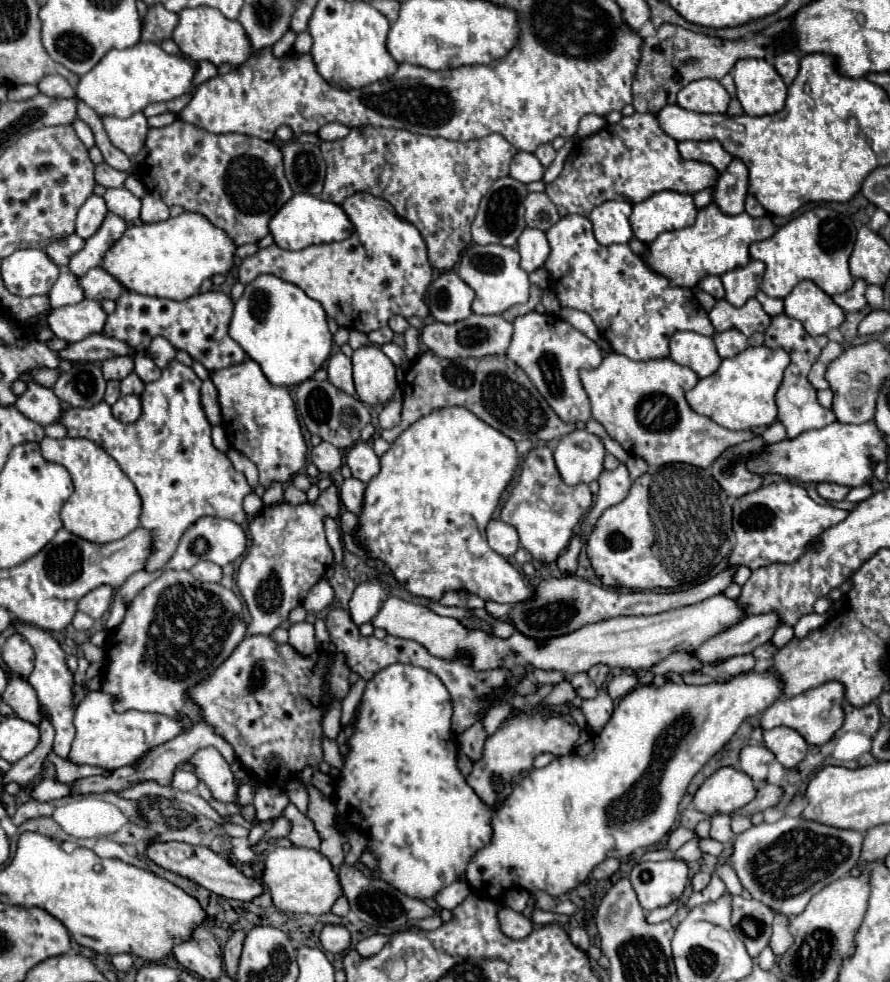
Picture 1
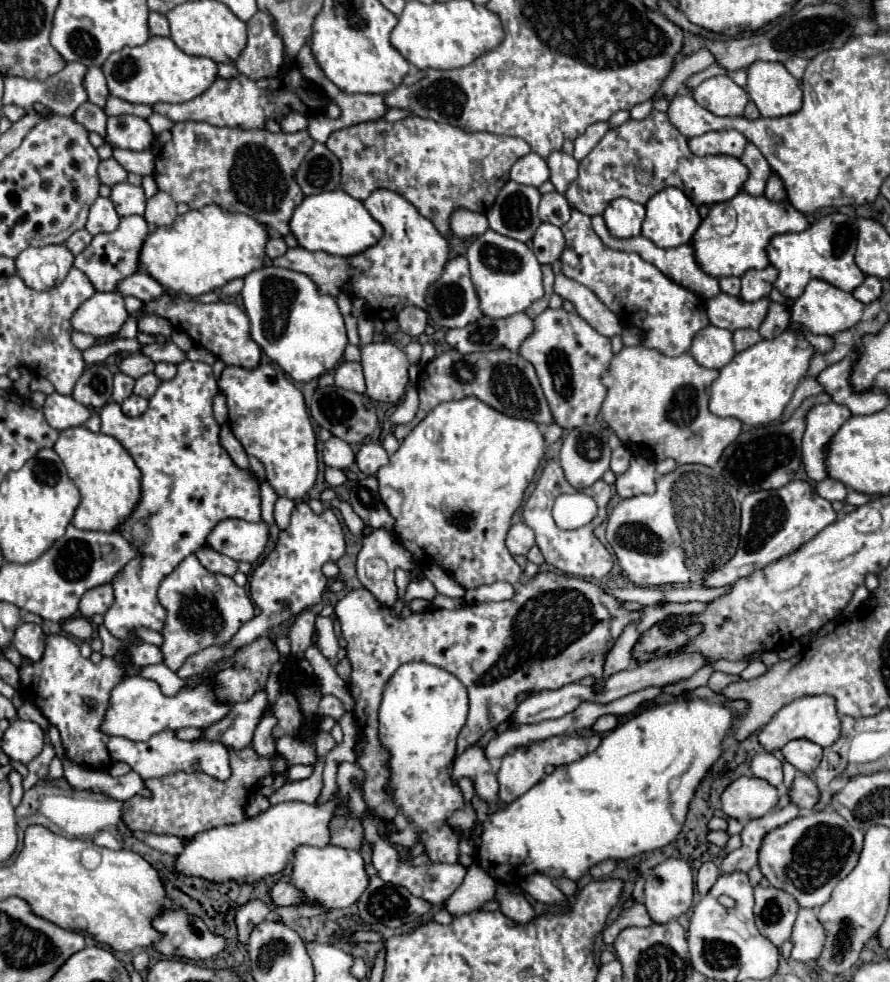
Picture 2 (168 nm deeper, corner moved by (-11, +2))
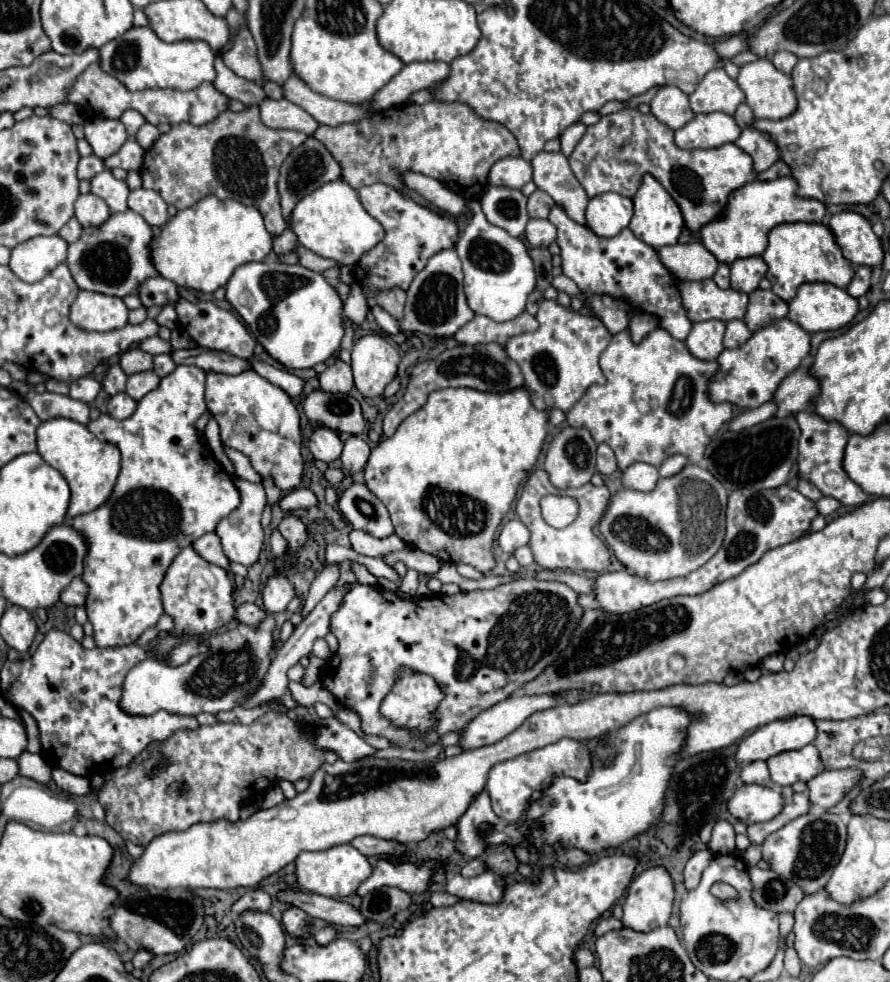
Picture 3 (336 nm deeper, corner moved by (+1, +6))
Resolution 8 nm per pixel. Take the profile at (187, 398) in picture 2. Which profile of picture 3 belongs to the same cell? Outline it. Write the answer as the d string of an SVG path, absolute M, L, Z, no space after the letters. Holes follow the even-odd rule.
M180 364L160 382L158 390L146 394L138 402L138 408L130 418L116 420L108 414L102 414L88 424L90 432L100 442L114 444L122 454L120 476L110 498L94 512L66 520L68 526L82 534L88 546L82 572L82 580L88 586L84 606L88 620L94 626L94 642L100 648L134 644L144 630L156 626L156 622L164 614L160 582L164 580L164 574L172 560L180 554L182 548L190 546L202 534L212 532L224 516L240 506L240 492L234 486L230 474L220 470L220 466L212 460L208 446L200 442L200 434L194 428L196 420L206 412L204 380L204 370L200 370L198 366Z

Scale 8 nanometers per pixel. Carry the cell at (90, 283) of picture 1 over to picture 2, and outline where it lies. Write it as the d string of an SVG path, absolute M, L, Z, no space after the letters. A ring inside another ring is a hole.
M136 272L136 274L130 274L128 278L124 278L124 282L120 282L120 286L116 286L116 292L122 298L134 296L134 298L138 298L142 302L150 302L150 300L162 296L166 290L150 274Z

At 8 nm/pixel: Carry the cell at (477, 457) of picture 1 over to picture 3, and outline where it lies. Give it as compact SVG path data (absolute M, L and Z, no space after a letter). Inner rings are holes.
M522 386L520 390L512 390L512 392L504 392L504 394L484 394L480 390L472 390L472 388L444 388L444 390L436 390L428 396L428 402L414 414L410 414L396 430L396 434L392 438L384 438L370 454L368 464L364 468L364 480L366 486L370 488L370 492L388 508L396 536L400 536L408 546L416 548L416 550L424 550L432 556L436 556L438 560L444 562L464 562L474 566L480 572L490 572L494 568L494 556L492 556L492 542L494 542L494 534L502 522L502 518L506 516L506 512L510 510L516 494L518 494L518 486L522 482L522 478L528 476L528 472L534 468L540 452L542 452L542 442L546 438L546 428L548 428L548 412L546 410L536 410L532 406L532 398L530 398L530 390L526 386Z

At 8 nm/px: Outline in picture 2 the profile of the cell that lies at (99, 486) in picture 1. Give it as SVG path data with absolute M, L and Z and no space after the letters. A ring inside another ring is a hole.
M82 426L62 430L54 450L82 494L72 524L80 530L116 532L120 522L126 522L132 516L132 510L142 498L142 474L132 456L116 438L94 434Z

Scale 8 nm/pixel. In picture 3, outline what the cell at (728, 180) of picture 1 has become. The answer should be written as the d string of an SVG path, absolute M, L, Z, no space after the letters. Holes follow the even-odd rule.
M746 128L740 138L734 142L736 146L740 146L744 152L748 152L754 158L754 168L756 172L766 170L768 166L772 166L776 160L780 160L780 150L774 144L774 140L770 138L770 134L756 130L756 128Z

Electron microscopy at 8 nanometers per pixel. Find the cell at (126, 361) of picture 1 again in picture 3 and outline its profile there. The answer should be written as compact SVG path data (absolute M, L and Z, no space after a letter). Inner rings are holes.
M130 348L120 356L120 366L130 376L130 374L152 370L152 358L154 358L152 354L142 352L140 348Z

